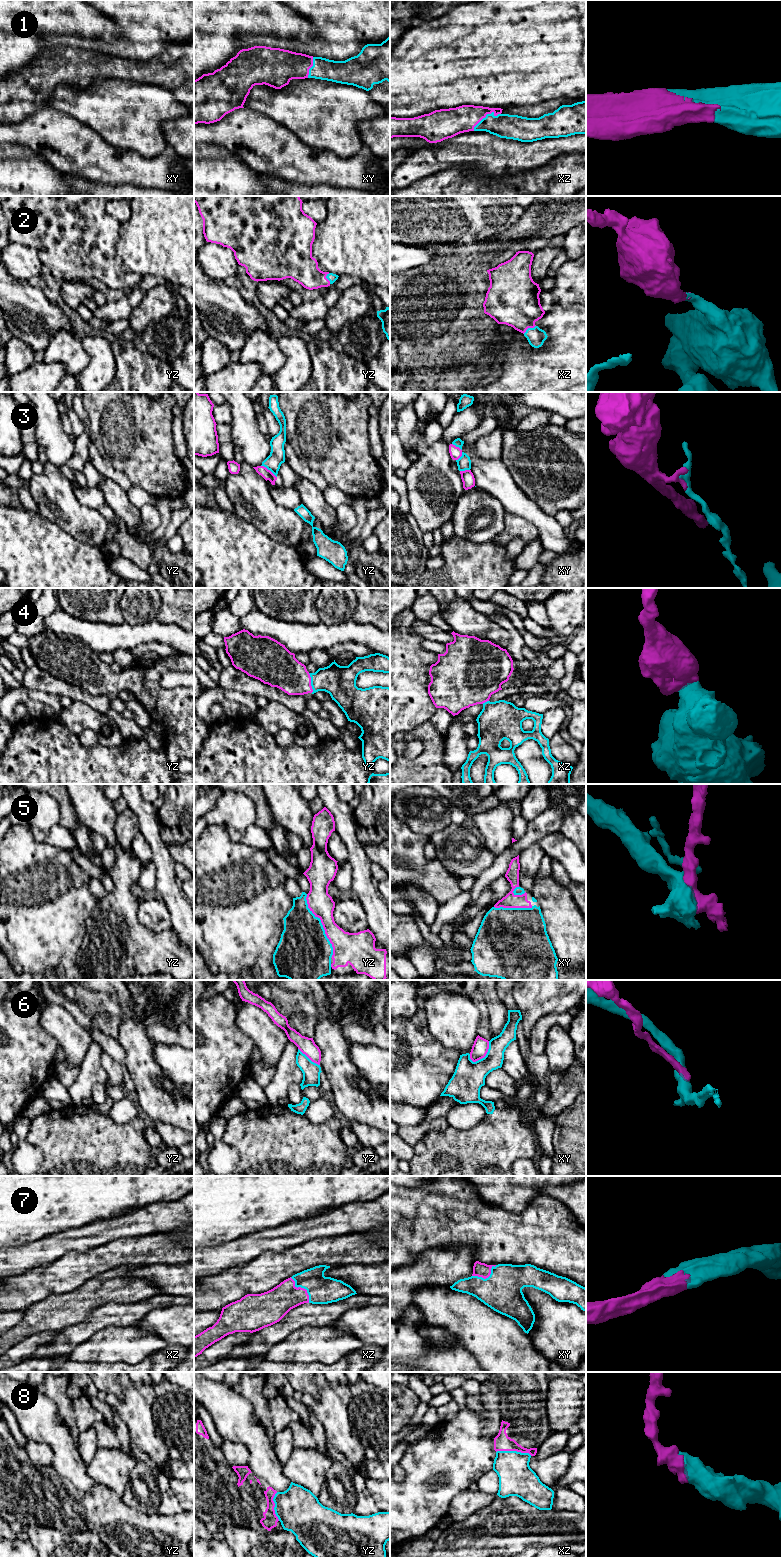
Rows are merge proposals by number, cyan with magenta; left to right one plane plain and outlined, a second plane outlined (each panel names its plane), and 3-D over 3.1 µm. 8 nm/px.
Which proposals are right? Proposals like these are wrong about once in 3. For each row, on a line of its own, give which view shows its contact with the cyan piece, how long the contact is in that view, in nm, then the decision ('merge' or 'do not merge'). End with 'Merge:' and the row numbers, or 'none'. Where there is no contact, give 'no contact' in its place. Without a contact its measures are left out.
1: meets cyan in xz; contact 260 nm long; merge
2: meets cyan in xz; contact 120 nm long; merge
3: meets cyan in yz; contact 160 nm long; do not merge
4: meets cyan in yz; contact 160 nm long; merge
5: meets cyan in yz; contact 550 nm long; merge
6: meets cyan in xy; contact 220 nm long; do not merge
7: meets cyan in xz; contact 260 nm long; merge
8: meets cyan in xz; contact 280 nm long; merge
Merge: 1, 2, 4, 5, 7, 8

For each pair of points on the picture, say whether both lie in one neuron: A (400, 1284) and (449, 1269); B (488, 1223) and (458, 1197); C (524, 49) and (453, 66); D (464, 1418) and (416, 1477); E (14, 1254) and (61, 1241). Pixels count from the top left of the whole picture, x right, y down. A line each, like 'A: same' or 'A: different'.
A: same
B: same
C: same
D: same
E: same

